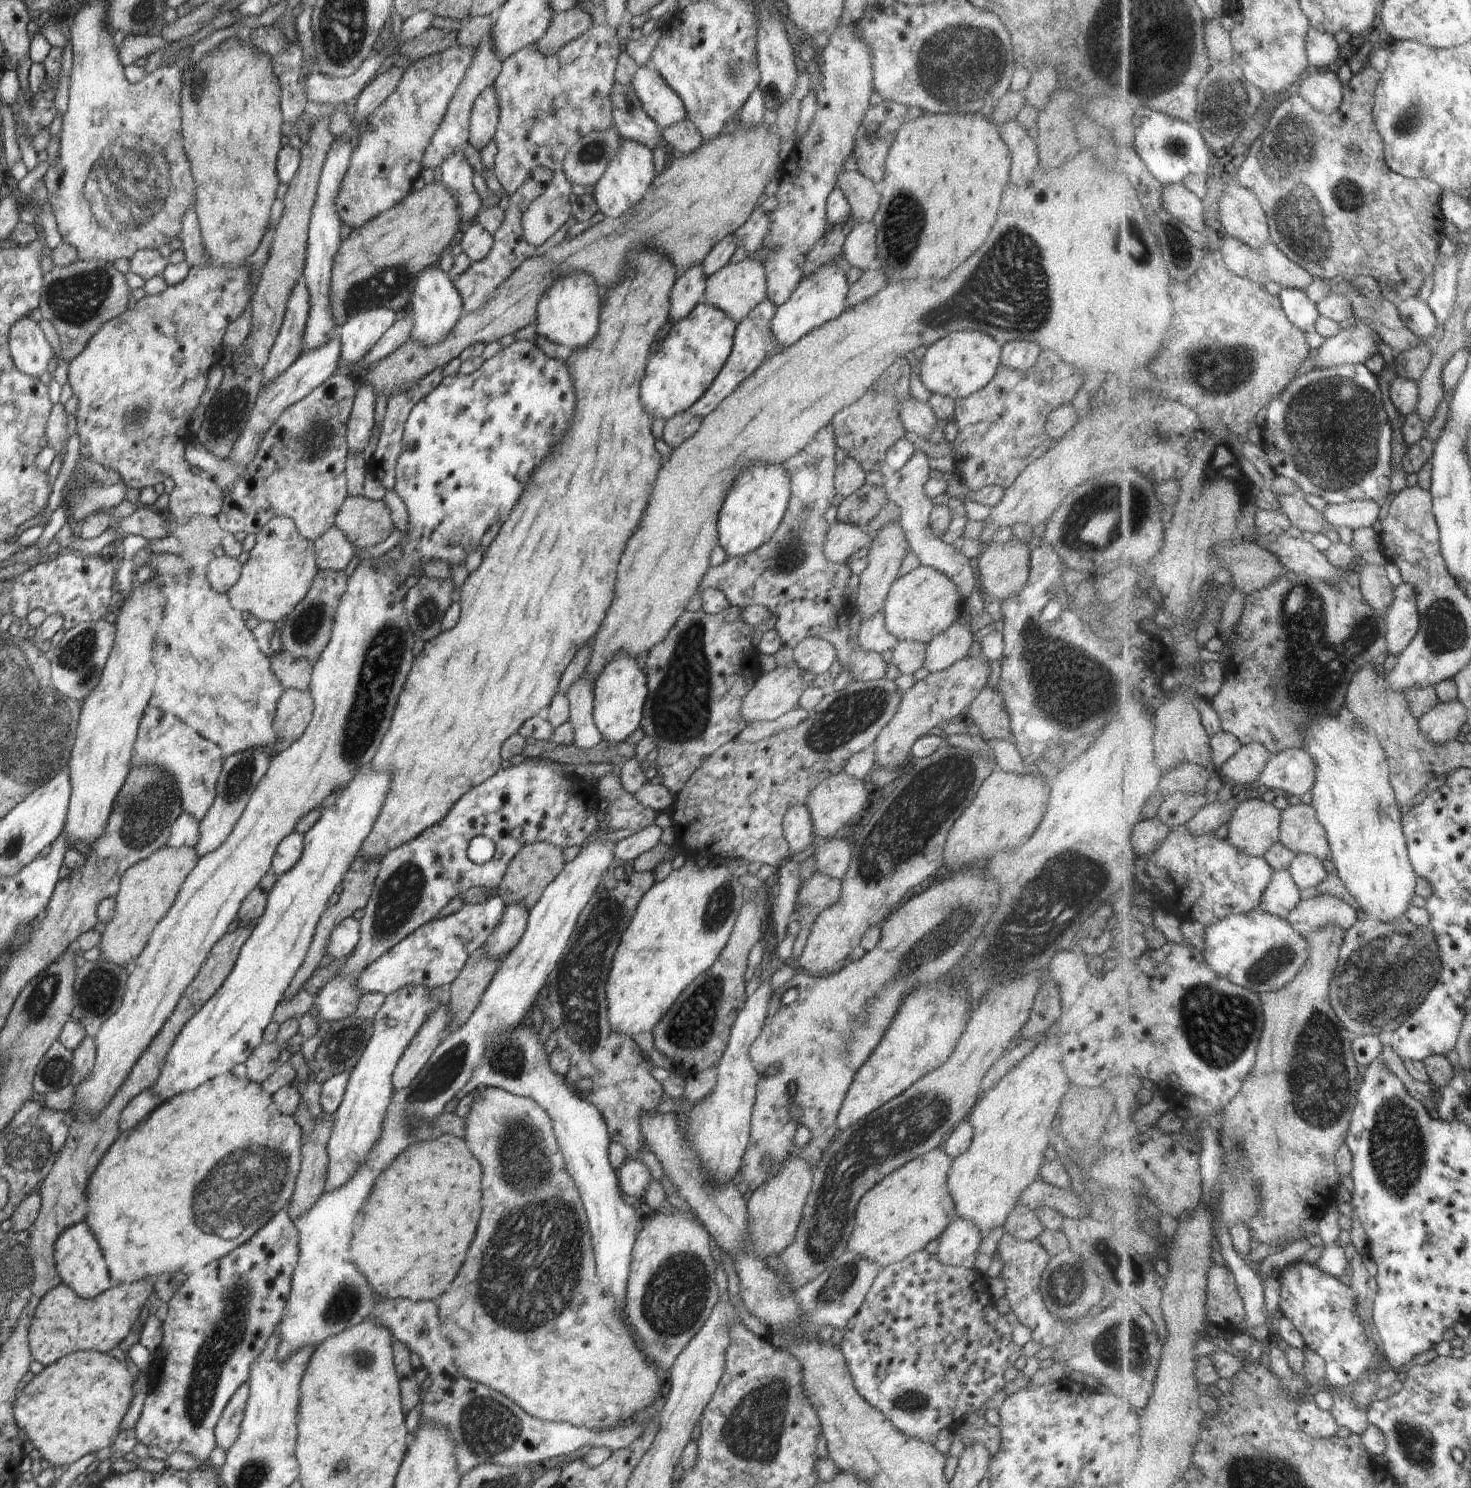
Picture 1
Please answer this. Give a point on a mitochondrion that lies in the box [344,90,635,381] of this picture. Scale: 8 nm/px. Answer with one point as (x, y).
(595, 149)

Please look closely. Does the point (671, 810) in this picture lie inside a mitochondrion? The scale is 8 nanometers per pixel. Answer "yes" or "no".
no

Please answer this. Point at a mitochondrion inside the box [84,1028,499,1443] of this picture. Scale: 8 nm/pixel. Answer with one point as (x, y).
(241, 1187)

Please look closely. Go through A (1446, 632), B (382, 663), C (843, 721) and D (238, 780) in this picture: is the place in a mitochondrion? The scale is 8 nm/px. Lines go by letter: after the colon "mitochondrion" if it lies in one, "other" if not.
A: mitochondrion
B: mitochondrion
C: mitochondrion
D: mitochondrion

